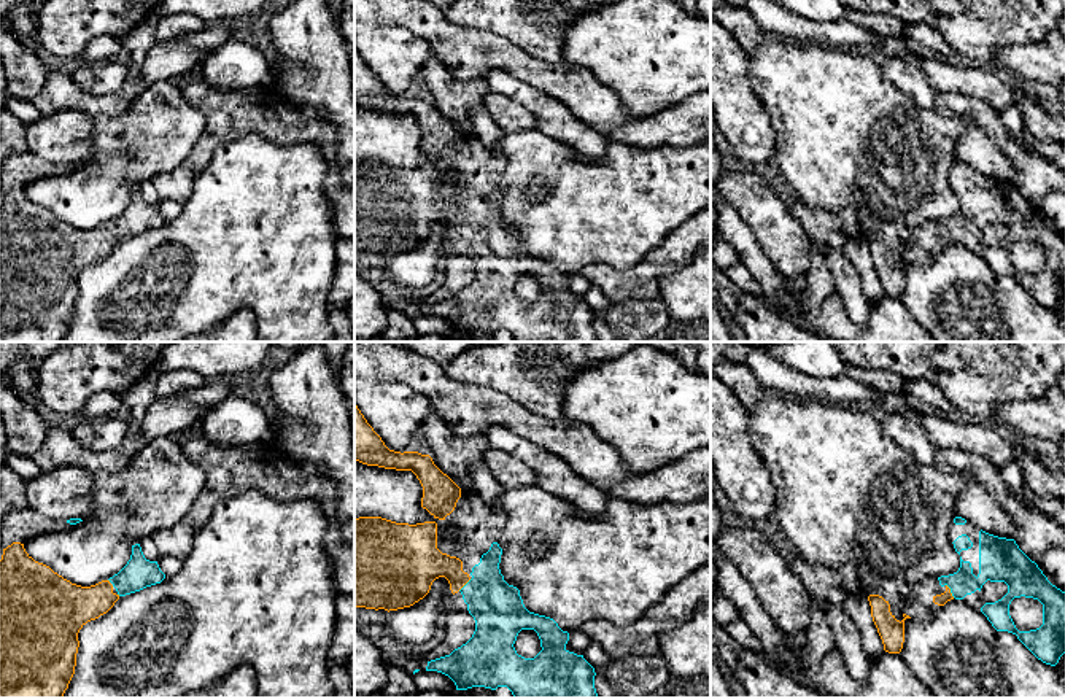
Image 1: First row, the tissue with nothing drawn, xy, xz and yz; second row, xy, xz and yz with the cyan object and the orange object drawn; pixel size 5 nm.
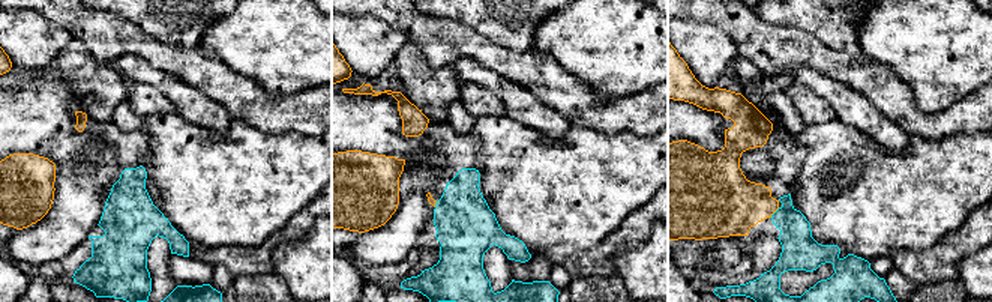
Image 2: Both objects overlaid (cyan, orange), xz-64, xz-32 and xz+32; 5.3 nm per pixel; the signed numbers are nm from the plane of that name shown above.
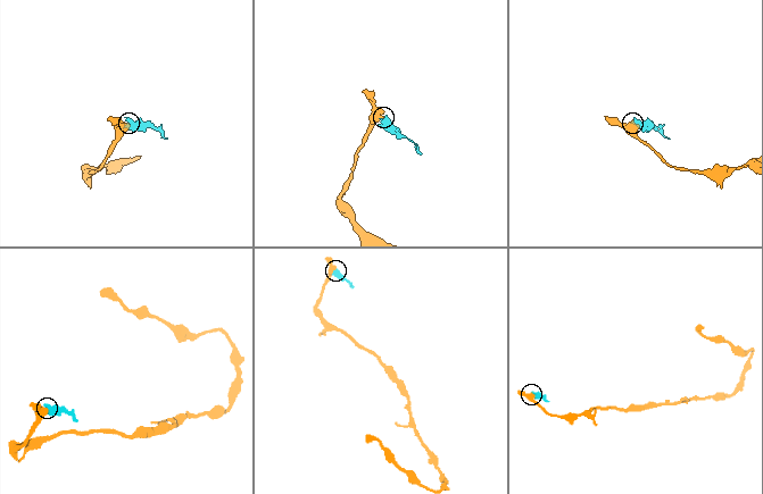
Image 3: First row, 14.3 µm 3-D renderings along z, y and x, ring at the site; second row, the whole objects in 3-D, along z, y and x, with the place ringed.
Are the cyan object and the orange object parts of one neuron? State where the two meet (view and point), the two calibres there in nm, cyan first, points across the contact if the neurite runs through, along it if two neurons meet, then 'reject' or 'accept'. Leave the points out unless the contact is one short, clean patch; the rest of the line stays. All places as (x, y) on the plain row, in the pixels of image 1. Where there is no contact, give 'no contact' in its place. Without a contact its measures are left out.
meets cyan in yz at (951, 234); 150 nm thick on the cyan side, 60 nm on the other; runs through yz (994, 210), (978, 226), (951, 234), (943, 242); accept

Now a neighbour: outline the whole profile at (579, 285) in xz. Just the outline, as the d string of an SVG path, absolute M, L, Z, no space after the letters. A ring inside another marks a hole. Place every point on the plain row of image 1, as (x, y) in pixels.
M574 275L574 277L569 277L566 294L574 296L577 299L583 299L583 296L590 288L591 288L591 283L585 277Z

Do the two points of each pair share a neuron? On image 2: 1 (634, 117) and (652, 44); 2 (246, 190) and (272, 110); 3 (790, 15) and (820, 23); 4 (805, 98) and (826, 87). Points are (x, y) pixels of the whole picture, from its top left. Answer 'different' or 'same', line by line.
1: different
2: different
3: same
4: different

